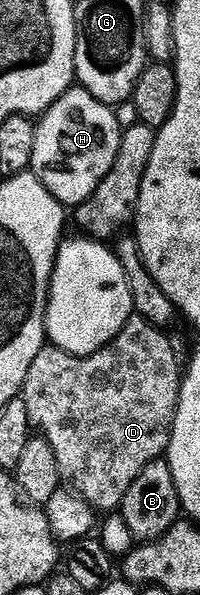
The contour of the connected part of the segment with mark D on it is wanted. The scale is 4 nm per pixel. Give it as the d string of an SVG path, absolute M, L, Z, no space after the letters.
M135 314L126 323L122 333L96 354L69 356L64 350L47 346L40 350L40 354L36 354L36 362L32 362L32 370L28 370L28 378L24 382L20 398L24 402L24 406L28 406L31 429L37 430L46 439L48 446L52 448L52 454L56 454L56 466L62 475L62 484L77 492L99 513L117 513L124 502L124 494L128 494L128 486L132 486L132 482L136 482L140 470L144 470L144 466L148 466L148 462L163 459L167 455L170 447L170 435L174 429L174 419L178 409L178 395L182 389L182 377L184 375L180 364L178 368L178 356L174 353L174 344L168 337L170 336L161 328L157 328L152 322L148 322L144 317Z

